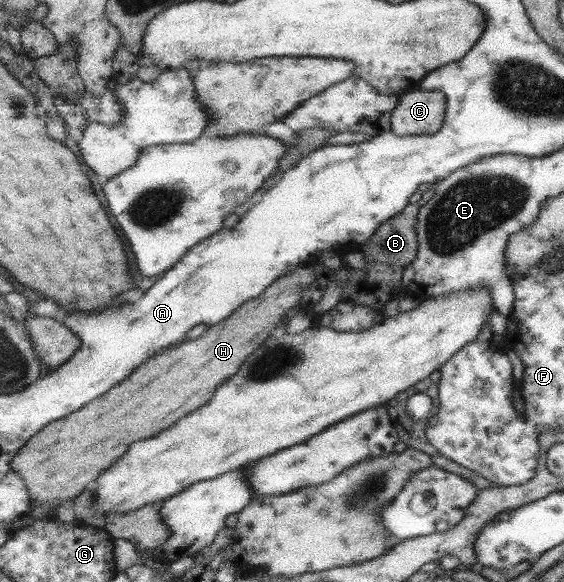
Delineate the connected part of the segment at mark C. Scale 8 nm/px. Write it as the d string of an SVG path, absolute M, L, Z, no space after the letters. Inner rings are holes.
M414 90L402 93L389 116L389 130L396 136L432 135L438 132L445 113L442 91Z

